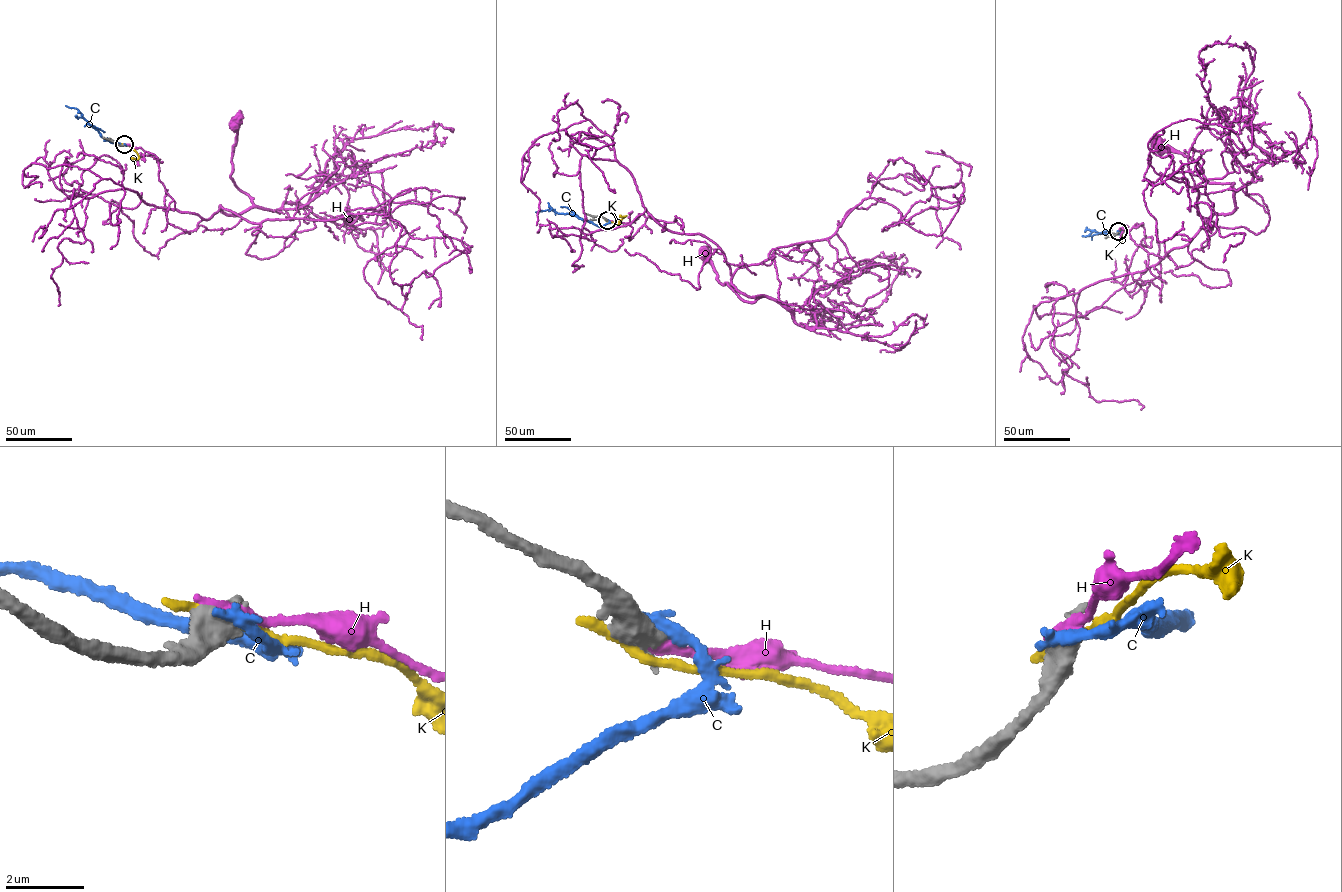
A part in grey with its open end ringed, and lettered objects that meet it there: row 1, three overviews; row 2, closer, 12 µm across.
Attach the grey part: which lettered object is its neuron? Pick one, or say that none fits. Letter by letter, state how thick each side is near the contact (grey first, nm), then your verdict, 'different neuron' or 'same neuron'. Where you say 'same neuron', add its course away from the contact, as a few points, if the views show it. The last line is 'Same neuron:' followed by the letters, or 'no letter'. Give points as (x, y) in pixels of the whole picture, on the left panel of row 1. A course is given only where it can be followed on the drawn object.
C: 480/380 nm | different neuron
H: 650/400 nm | different neuron
K: 500/220 nm | different neuron
Same neuron: no letter

